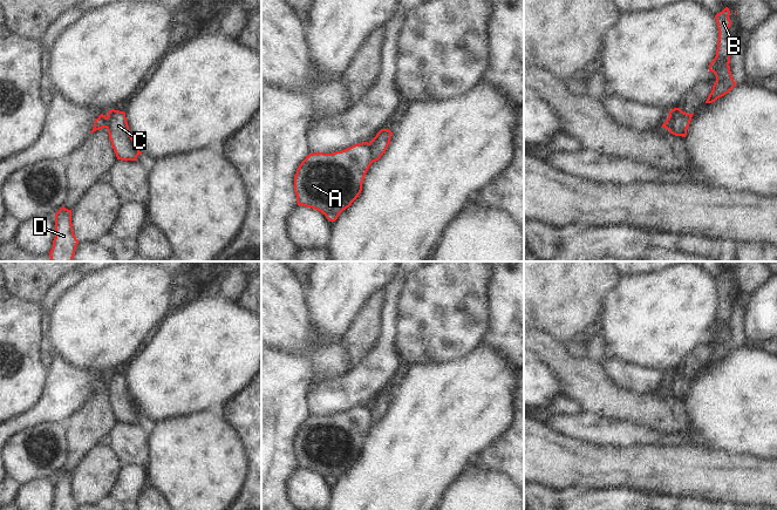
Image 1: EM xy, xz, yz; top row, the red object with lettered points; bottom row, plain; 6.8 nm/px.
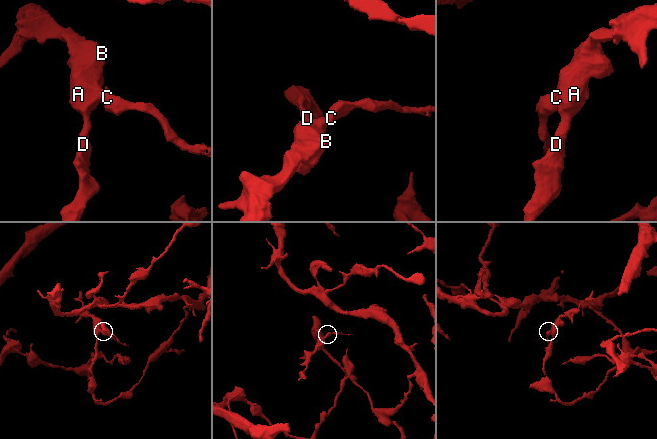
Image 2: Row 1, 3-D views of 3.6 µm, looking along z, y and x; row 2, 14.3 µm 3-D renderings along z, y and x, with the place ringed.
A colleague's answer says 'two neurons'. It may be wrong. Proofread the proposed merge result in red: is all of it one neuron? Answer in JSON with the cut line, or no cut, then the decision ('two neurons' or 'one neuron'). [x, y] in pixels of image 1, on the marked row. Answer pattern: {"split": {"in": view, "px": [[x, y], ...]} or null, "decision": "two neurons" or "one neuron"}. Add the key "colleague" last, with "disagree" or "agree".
{"split": {"in": "yz", "px": [[669, 111], [672, 115], [670, 128], [674, 134]]}, "decision": "two neurons", "colleague": "agree"}

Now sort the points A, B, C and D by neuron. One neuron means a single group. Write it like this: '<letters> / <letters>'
A B D / C

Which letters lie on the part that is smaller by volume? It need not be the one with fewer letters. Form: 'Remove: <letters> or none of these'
Remove: C

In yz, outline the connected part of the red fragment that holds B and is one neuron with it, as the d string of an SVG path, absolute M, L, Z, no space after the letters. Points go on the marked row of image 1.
M728 7L715 15L718 28L718 40L716 56L709 64L709 72L715 74L716 81L706 103L715 102L717 98L728 94L736 86L729 66L731 42L734 41L729 34L729 27L731 25L729 15L730 11Z

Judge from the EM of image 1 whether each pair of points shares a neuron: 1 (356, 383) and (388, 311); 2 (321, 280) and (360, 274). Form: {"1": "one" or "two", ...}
{"1": "one", "2": "one"}

